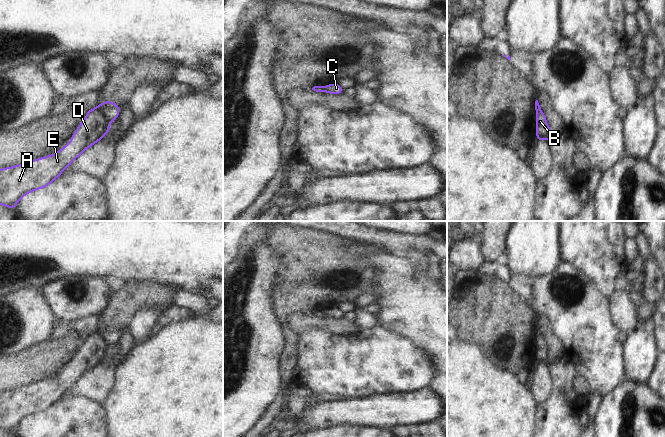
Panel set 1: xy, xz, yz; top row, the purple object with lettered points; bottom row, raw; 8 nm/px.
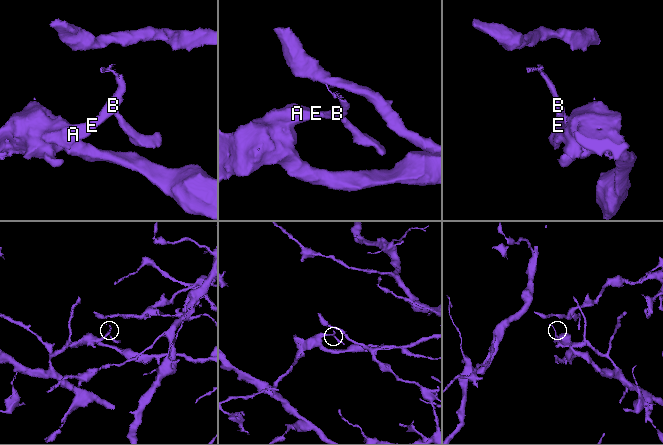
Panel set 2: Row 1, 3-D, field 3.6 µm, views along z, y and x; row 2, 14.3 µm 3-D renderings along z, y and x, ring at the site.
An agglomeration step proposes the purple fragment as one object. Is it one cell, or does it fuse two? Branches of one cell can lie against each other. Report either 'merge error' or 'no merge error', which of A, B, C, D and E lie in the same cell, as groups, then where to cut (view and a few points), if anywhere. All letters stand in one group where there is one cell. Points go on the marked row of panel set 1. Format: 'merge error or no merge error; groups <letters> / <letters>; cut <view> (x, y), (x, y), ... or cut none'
merge error; groups A B D E / C; cut xy (95, 108), (109, 123)

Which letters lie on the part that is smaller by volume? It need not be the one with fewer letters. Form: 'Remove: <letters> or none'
Remove: C

